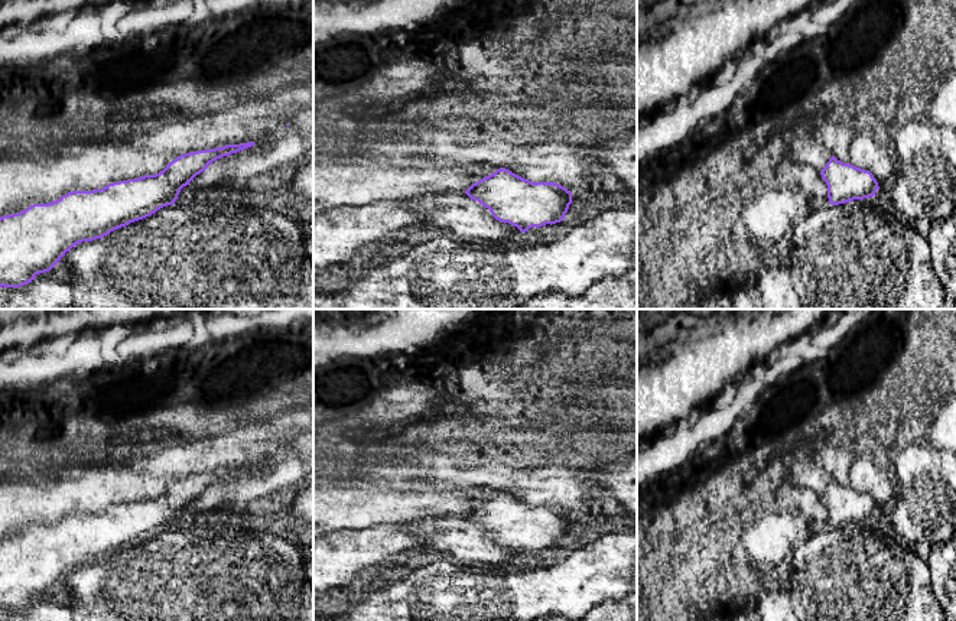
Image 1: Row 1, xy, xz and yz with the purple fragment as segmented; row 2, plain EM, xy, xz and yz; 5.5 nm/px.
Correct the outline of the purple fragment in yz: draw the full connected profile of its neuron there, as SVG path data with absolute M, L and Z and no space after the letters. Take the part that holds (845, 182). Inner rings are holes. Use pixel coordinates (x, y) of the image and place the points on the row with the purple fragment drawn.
M835 156L829 159L820 175L827 185L829 204L833 205L874 196L879 189L869 170L843 163Z

